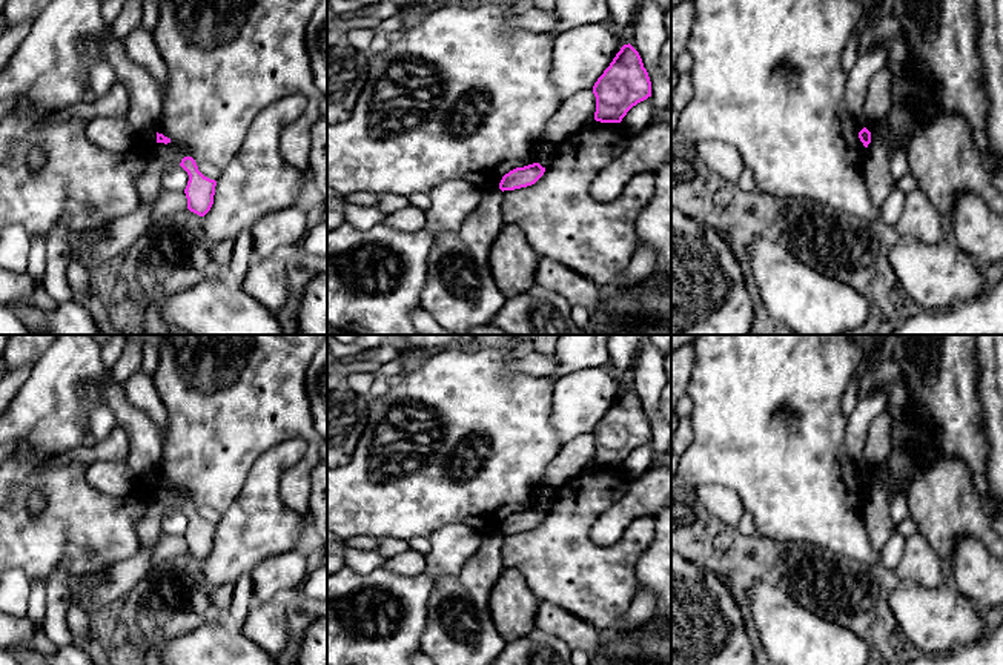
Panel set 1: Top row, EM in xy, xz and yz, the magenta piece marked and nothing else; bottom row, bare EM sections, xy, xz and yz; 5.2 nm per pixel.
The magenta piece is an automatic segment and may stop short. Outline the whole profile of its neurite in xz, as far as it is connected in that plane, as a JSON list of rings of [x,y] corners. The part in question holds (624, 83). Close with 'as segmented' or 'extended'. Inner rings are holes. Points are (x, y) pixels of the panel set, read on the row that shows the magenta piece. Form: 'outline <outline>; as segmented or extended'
outline [[[628,43],[621,48],[610,66],[593,86],[594,120],[621,123],[637,103],[651,97],[651,81],[639,52]]]; as segmented

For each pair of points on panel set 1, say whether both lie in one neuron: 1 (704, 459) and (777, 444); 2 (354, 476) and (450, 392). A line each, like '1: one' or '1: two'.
1: one
2: one

